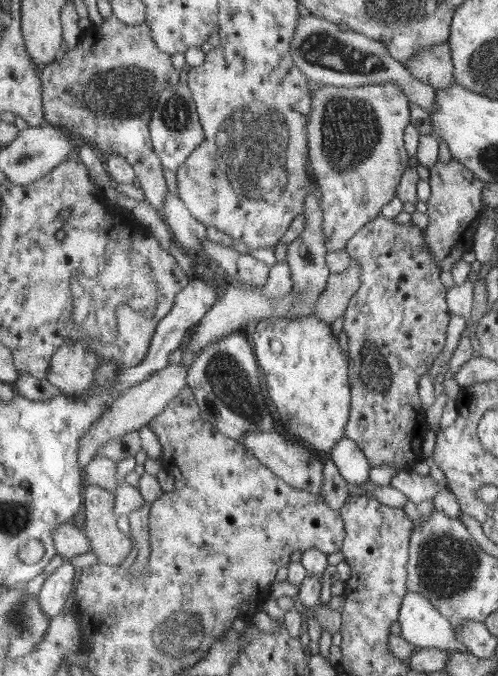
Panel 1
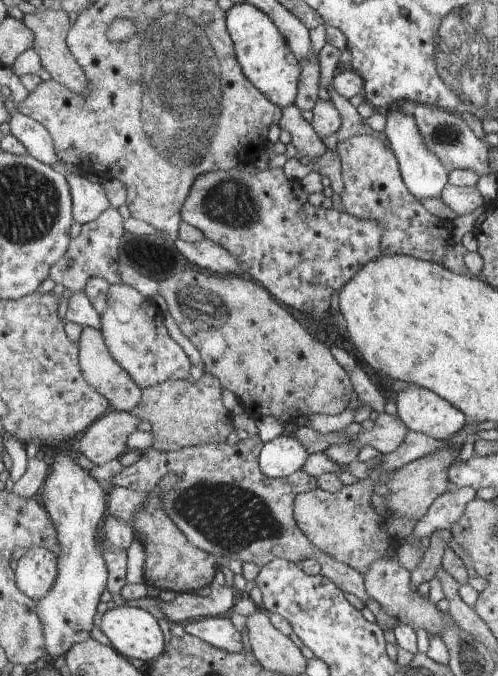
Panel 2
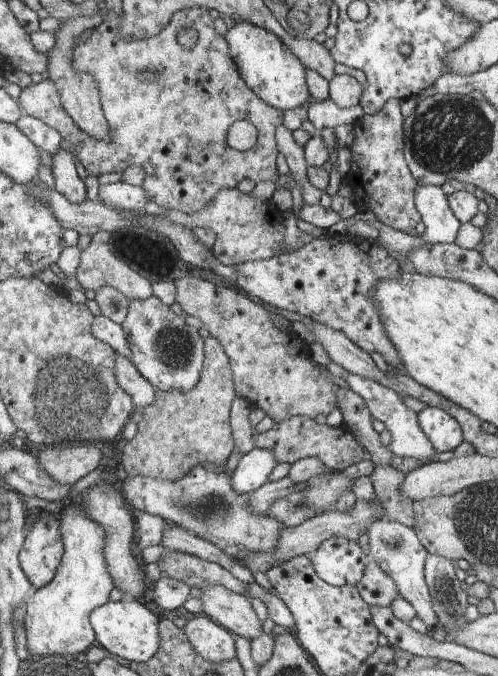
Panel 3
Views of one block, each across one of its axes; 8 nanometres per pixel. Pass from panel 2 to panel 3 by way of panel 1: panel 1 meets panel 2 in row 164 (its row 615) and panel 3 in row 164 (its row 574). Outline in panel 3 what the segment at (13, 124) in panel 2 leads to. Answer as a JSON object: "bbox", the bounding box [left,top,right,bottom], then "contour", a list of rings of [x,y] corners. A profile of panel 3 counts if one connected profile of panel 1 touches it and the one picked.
{"bbox":[50,146,87,204],"contour":[[[69,146],[60,147],[51,154],[50,168],[56,191],[63,194],[71,203],[80,204],[87,200],[85,182],[78,177]]]}

